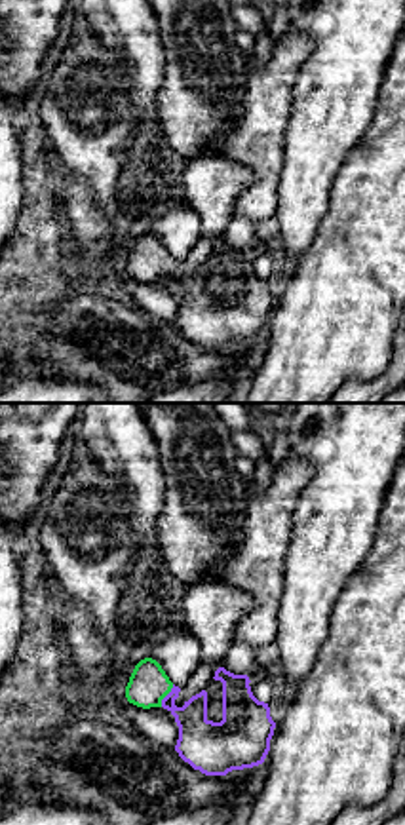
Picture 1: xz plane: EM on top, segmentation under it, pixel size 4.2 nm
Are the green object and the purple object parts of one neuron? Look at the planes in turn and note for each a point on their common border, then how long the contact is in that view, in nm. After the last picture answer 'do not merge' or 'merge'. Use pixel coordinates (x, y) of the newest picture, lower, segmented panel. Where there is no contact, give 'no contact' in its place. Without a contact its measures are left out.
meets green at (166, 694); contact 110 nm long

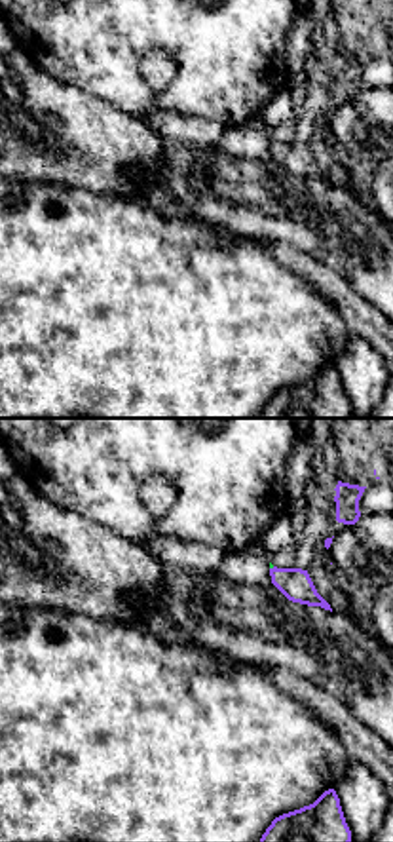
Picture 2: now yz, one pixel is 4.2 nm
no contact

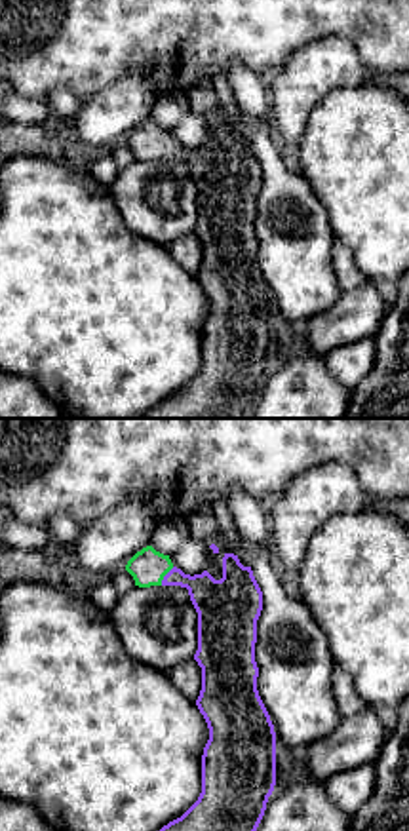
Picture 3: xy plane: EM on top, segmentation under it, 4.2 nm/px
meets green at (164, 575); contact 100 nm long

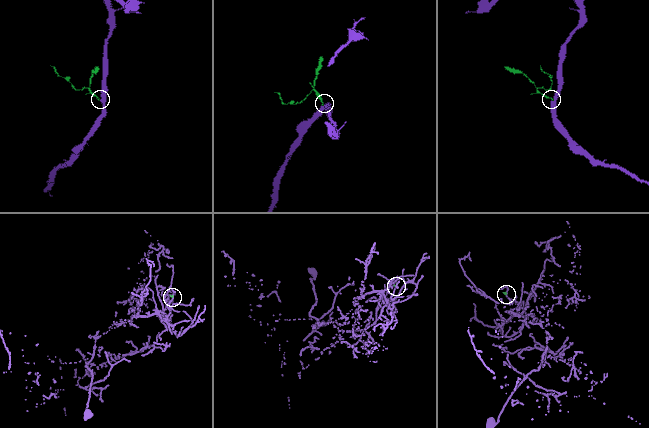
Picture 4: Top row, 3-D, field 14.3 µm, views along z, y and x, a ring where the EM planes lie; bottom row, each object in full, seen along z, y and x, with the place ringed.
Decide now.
merge

